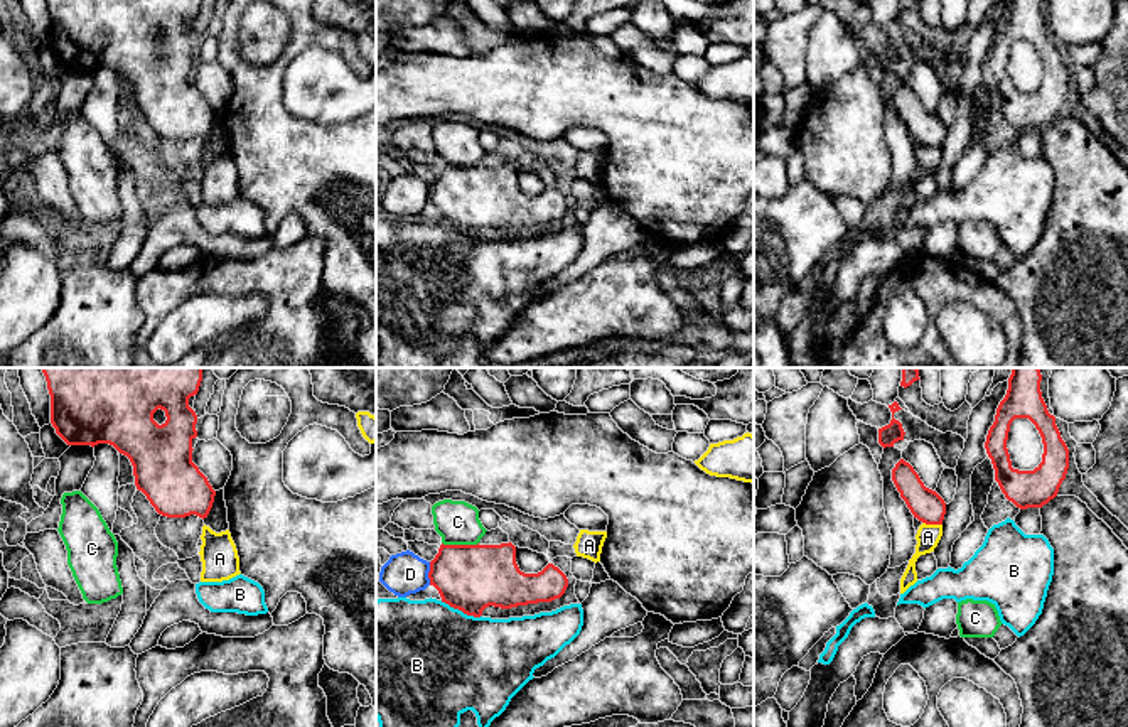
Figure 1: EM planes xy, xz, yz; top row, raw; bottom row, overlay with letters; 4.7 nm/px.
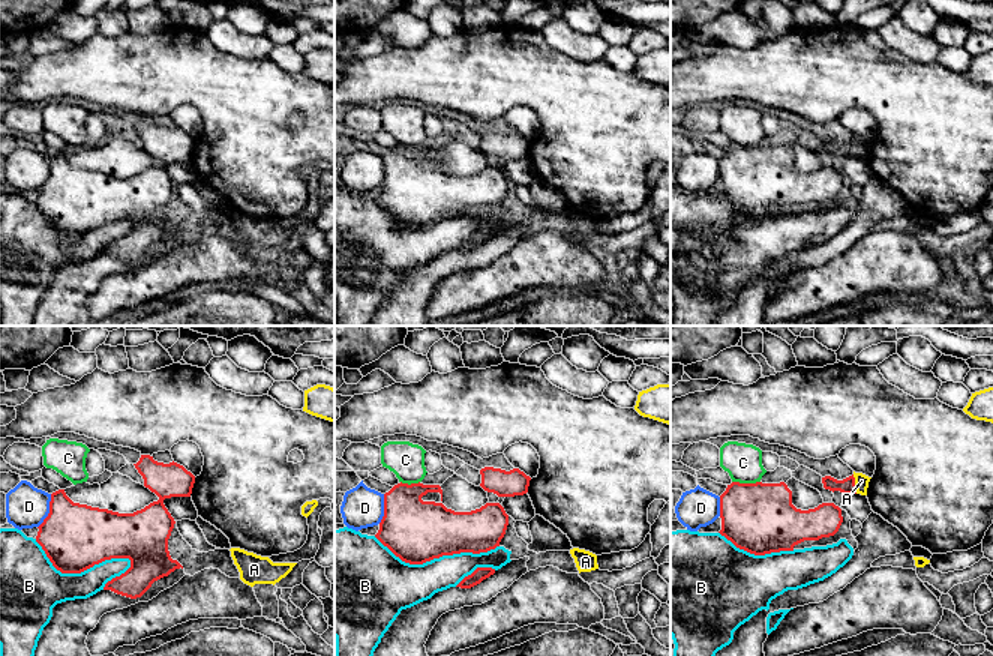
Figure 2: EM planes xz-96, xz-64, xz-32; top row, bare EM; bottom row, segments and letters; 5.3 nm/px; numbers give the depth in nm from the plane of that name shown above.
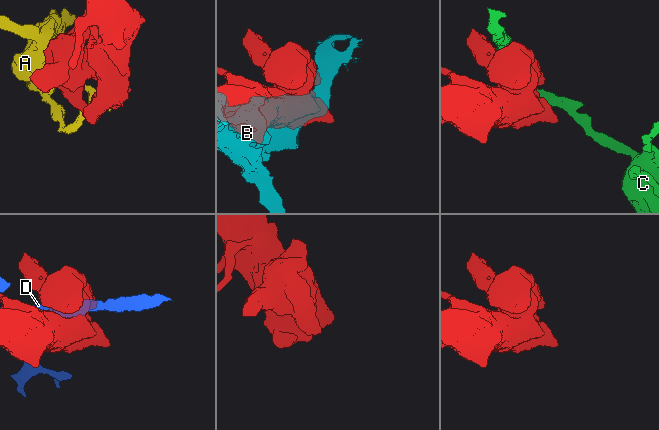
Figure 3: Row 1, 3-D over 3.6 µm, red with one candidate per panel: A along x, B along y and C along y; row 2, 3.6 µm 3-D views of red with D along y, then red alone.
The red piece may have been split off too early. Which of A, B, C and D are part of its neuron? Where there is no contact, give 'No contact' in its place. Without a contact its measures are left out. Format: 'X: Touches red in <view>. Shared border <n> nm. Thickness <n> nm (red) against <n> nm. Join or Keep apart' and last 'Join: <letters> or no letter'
A: Touches red in yz. Shared border 100 nm. Thickness 160 nm (red) against 120 nm. Keep apart
B: Touches red in xz. Shared border 220 nm. Thickness 320 nm (red) against 480 nm. Keep apart
C: Touches red in xz. Shared border 180 nm. Thickness 320 nm (red) against 200 nm. Keep apart
D: Touches red in xz. Shared border 110 nm. Thickness 320 nm (red) against 200 nm. Keep apart
Join: no letter

